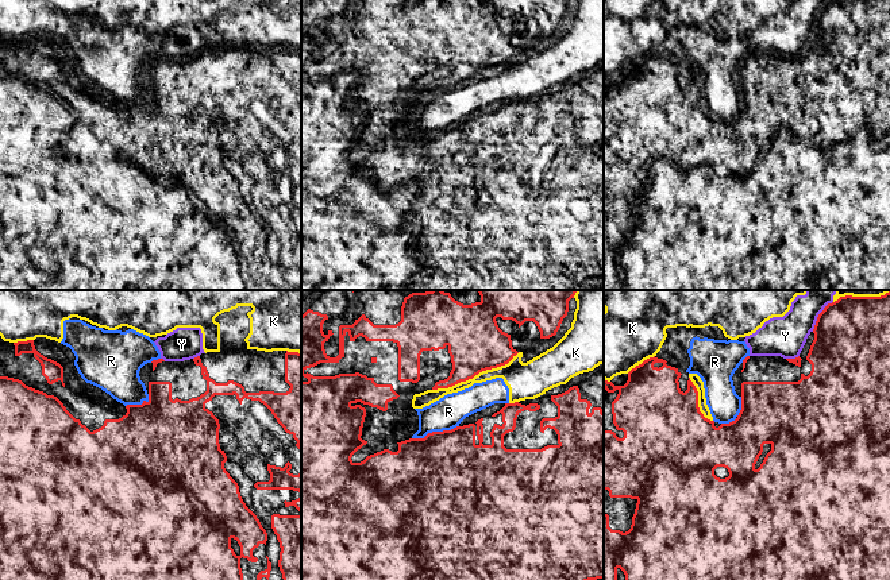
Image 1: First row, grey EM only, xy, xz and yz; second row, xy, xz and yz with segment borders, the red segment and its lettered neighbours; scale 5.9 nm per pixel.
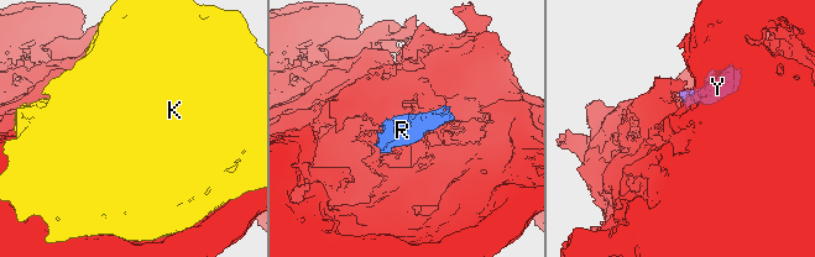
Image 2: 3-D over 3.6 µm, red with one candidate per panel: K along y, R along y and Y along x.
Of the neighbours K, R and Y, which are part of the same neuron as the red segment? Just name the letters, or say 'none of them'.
none of them

